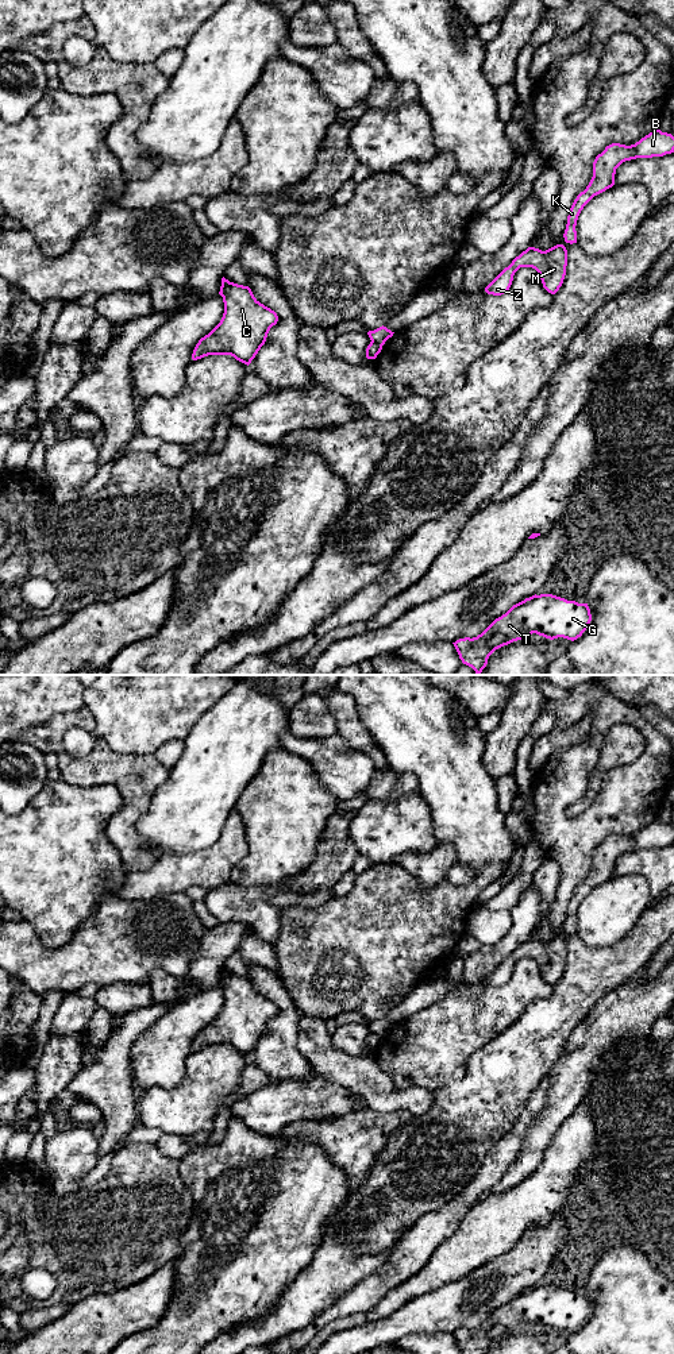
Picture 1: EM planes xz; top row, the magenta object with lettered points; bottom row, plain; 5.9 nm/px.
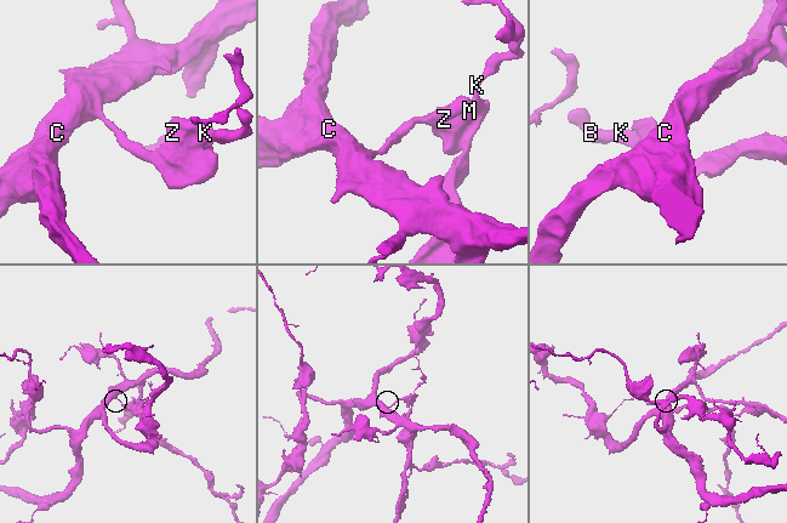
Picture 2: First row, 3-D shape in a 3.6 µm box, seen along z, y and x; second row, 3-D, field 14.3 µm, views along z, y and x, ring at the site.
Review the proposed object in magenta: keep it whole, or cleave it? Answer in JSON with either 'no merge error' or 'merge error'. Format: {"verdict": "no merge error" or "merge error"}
{"verdict": "merge error"}

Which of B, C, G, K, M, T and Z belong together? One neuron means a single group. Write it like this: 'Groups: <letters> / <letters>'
Groups: B G K M T Z / C

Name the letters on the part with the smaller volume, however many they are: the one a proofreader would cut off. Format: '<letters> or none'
B, G, K, M, T, Z

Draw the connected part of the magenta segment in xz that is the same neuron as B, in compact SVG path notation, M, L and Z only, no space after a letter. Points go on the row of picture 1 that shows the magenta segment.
M655 128L631 146L612 143L593 162L593 177L584 192L574 200L563 234L566 243L577 243L577 220L584 207L597 194L615 185L616 169L625 161L636 158L663 157L674 153L674 136Z

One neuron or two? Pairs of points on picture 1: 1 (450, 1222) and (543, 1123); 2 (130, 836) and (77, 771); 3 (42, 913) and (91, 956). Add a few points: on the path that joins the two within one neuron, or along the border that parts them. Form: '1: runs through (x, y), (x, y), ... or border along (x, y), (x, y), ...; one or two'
1: border along (522, 1142), (516, 1160), (503, 1176); two
2: runs through (130, 811), (130, 791), (110, 771), (101, 771); one
3: border along (92, 915), (65, 944), (47, 948), (39, 942); two

